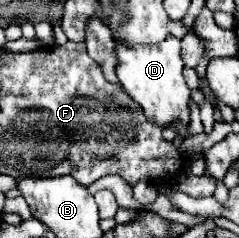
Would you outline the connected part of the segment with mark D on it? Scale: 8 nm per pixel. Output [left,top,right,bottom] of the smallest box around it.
[116,37,192,137]

